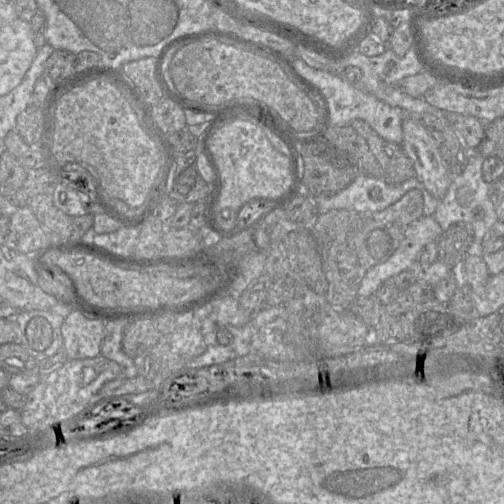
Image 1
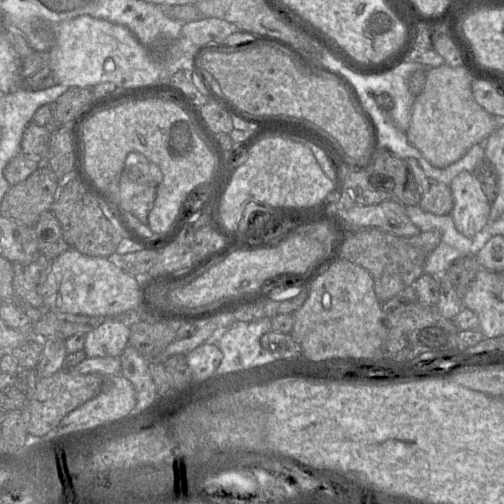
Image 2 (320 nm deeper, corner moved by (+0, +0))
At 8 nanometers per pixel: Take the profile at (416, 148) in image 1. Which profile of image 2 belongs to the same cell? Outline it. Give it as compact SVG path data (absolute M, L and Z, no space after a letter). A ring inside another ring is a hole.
M462 171L449 186L454 199L450 215L455 227L474 238L490 222L490 202L472 172Z

